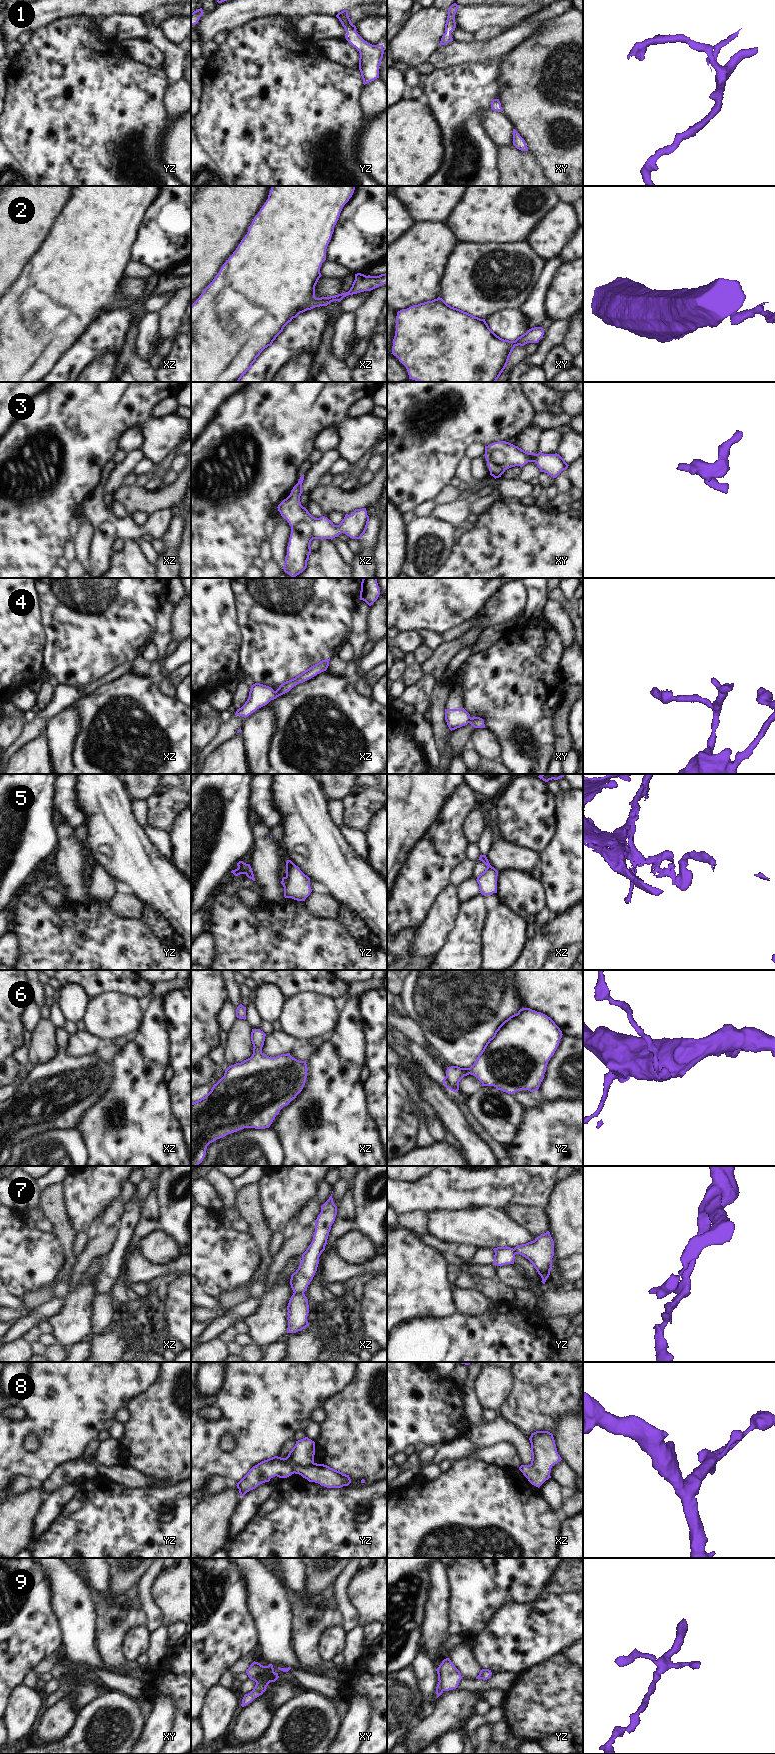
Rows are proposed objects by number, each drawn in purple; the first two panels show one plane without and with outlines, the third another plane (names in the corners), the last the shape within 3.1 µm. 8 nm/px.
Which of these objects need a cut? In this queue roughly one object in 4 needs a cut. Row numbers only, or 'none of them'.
5, 7, 8

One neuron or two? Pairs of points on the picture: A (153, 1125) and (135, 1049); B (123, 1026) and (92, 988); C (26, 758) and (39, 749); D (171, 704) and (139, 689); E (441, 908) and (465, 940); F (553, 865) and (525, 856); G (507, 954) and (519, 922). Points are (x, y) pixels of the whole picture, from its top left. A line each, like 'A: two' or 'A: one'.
A: one
B: two
C: one
D: one
E: two
F: two
G: one

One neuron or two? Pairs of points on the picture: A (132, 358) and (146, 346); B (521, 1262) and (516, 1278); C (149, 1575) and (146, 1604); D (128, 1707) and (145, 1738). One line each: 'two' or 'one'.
A: two
B: two
C: one
D: two

